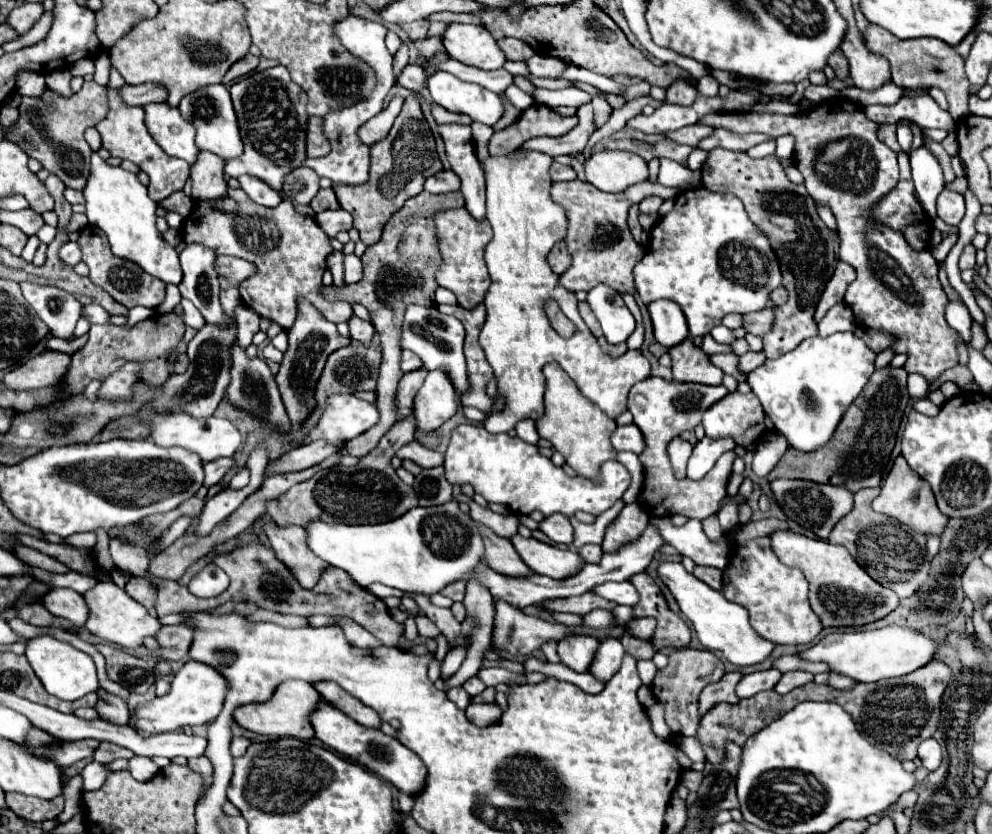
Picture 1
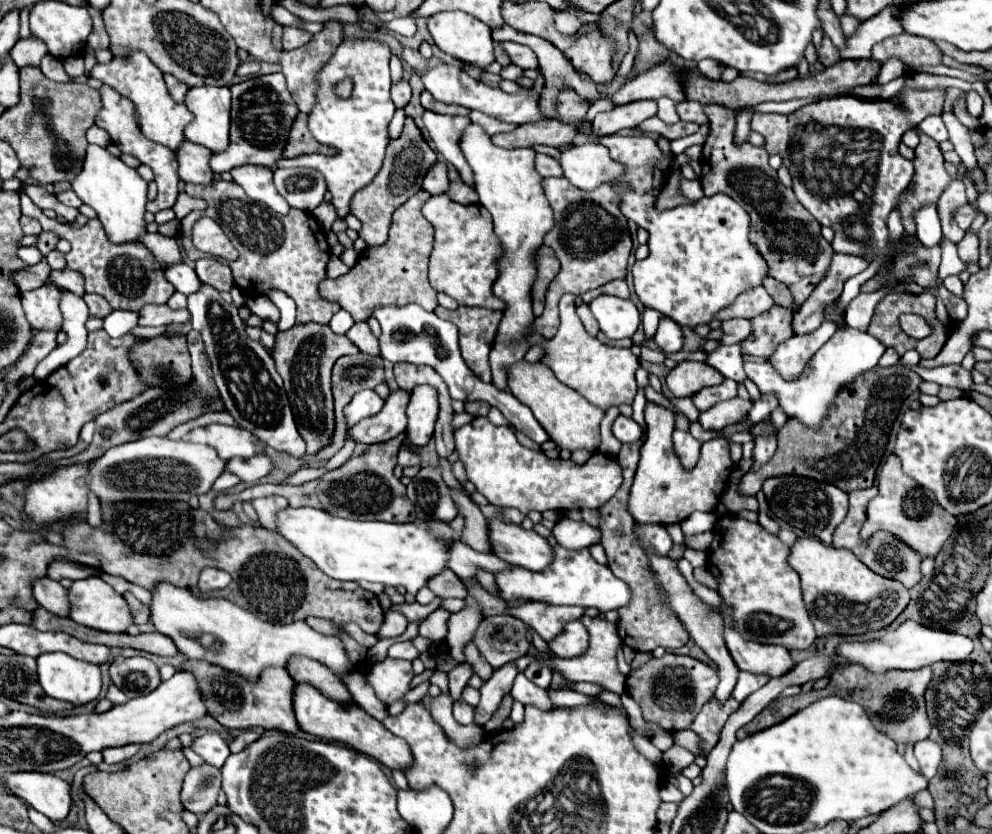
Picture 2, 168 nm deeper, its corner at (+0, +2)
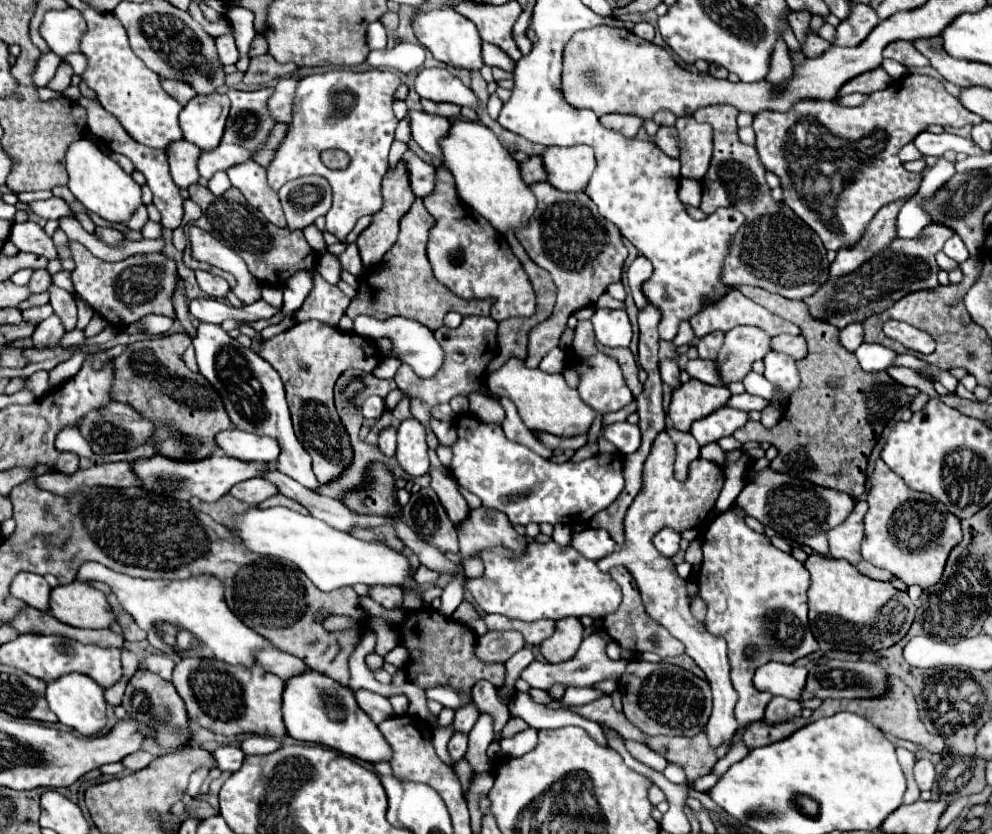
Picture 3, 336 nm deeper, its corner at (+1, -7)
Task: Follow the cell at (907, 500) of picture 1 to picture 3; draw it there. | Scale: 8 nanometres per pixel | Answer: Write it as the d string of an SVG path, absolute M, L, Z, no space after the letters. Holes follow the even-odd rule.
M882 459L876 461L876 467L868 477L866 501L868 513L864 517L866 531L862 539L862 557L872 565L890 571L908 587L918 585L926 591L936 585L950 551L962 541L960 519L934 497L906 487L902 477L898 477Z

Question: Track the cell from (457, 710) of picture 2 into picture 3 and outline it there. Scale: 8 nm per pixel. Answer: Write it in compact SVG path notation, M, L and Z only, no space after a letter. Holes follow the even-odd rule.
M454 733L452 739L450 739L450 743L448 743L448 753L450 753L450 759L452 759L454 765L464 757L466 747L468 747L468 735Z

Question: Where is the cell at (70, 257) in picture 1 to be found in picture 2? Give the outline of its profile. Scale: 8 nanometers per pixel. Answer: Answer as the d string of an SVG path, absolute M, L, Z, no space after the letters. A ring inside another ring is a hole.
M53 250L47 254L47 262L51 266L51 270L61 270L67 266L67 260L65 260L65 254L59 252L59 250Z

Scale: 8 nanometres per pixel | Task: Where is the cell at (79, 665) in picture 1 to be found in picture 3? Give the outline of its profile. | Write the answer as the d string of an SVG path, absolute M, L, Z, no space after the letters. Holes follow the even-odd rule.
M70 673L70 675L60 677L54 683L48 683L46 701L62 725L74 729L76 733L80 733L84 737L92 737L106 727L104 689L98 687L90 677L84 677L80 673Z

